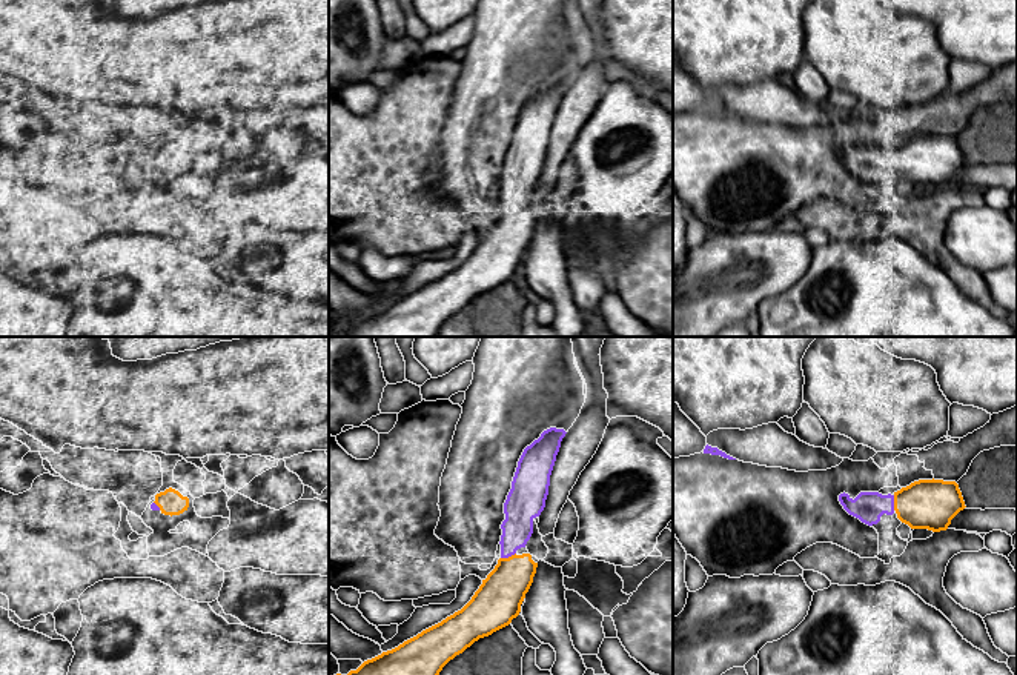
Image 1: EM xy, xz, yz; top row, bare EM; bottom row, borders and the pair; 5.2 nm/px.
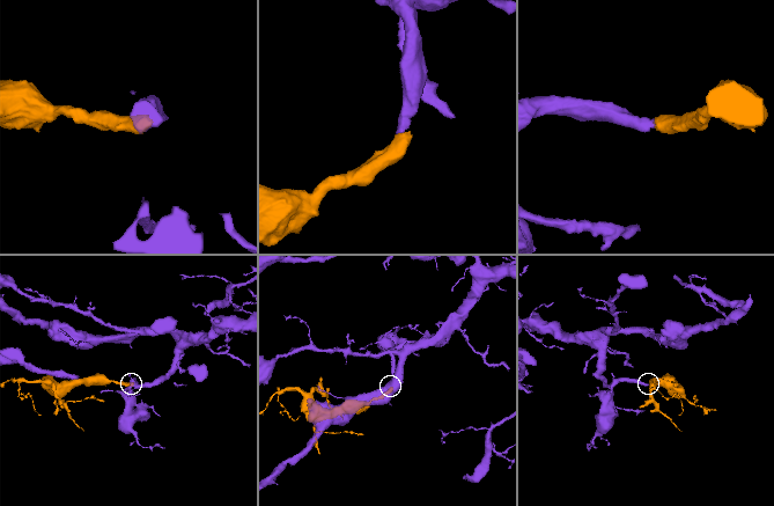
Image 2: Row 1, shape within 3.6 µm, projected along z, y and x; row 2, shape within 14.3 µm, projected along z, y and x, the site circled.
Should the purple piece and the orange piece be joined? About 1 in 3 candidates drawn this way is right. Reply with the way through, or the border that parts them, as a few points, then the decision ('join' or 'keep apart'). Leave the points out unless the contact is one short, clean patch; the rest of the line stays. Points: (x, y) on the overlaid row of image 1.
join

